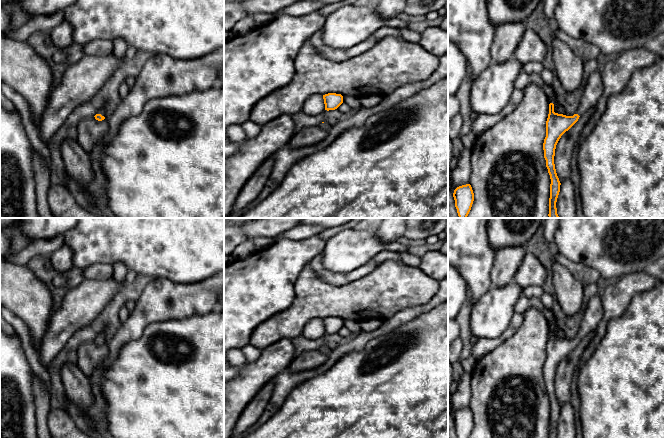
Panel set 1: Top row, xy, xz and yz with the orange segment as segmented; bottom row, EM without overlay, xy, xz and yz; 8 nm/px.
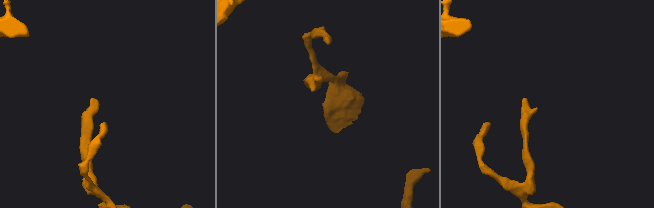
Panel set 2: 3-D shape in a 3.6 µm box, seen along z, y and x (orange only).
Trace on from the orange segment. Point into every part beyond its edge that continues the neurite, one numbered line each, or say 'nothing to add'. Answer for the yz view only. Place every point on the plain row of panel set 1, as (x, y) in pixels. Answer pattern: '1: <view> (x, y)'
1: yz (593, 313)

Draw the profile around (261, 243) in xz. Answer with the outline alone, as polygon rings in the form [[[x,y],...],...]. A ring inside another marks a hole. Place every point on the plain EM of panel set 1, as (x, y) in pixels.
[[[262,236],[256,237],[252,241],[256,247],[256,250],[264,250],[274,243],[273,238]]]

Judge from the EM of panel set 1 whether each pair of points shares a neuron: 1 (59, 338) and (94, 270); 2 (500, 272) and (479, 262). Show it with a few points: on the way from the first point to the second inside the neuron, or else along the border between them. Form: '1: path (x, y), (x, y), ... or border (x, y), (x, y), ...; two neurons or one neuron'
1: border (113, 275), (103, 279), (84, 279); two neurons
2: border (495, 251), (490, 286); two neurons

